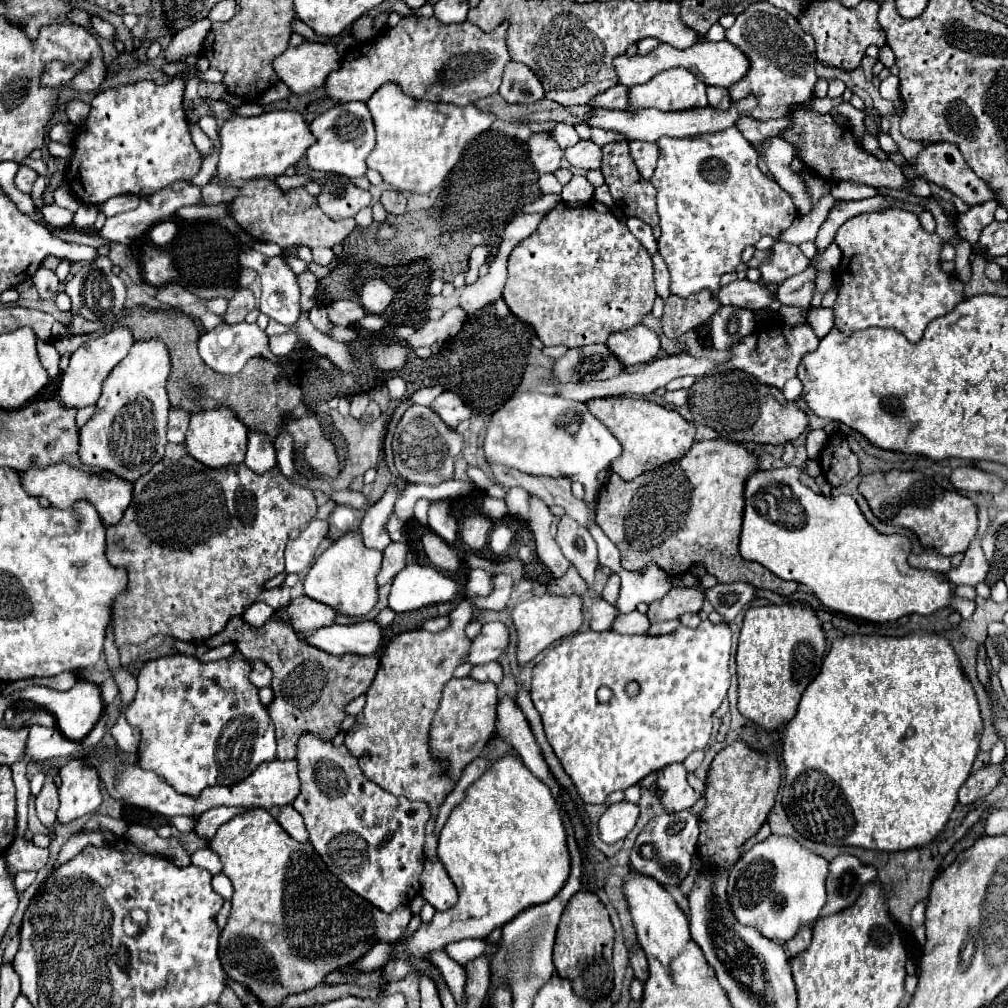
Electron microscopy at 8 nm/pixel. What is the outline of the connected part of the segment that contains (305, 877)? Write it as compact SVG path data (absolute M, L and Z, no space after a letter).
M251 809L231 817L219 827L209 847L219 855L223 873L231 879L235 889L233 909L219 939L221 965L225 967L229 979L247 985L267 1007L275 1007L287 995L313 989L327 973L353 965L373 945L381 941L399 941L411 921L409 905L401 905L393 913L383 913L347 889L329 873L313 847L291 839L267 809Z

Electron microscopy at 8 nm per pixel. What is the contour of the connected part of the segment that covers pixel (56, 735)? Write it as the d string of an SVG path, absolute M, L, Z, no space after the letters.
M103 715L101 721L95 725L95 729L81 743L65 739L57 727L47 729L41 725L33 725L33 727L29 727L29 739L27 739L25 755L21 761L25 761L25 763L31 763L31 761L65 763L65 759L79 755L79 753L85 753L87 747L93 747L101 741L103 731L105 731L105 719L107 717Z

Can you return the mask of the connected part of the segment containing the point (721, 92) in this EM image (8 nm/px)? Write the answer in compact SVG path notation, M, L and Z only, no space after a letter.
M707 87L709 105L713 107L727 107L729 105L729 91L725 87Z

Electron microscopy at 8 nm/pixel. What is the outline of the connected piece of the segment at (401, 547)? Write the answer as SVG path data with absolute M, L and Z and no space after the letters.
M391 543L383 551L383 567L377 575L377 587L391 583L391 579L407 565L407 545L405 543Z

